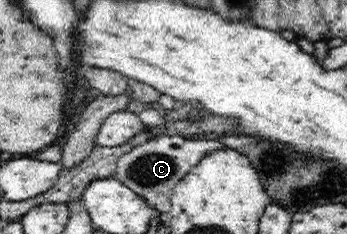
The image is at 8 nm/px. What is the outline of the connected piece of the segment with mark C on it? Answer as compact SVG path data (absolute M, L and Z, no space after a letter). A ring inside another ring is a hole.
M158 136L122 155L117 160L114 177L144 198L157 212L168 213L171 209L171 195L174 187L194 169L194 166L198 166L200 161L222 150L229 150L229 148L218 140Z

